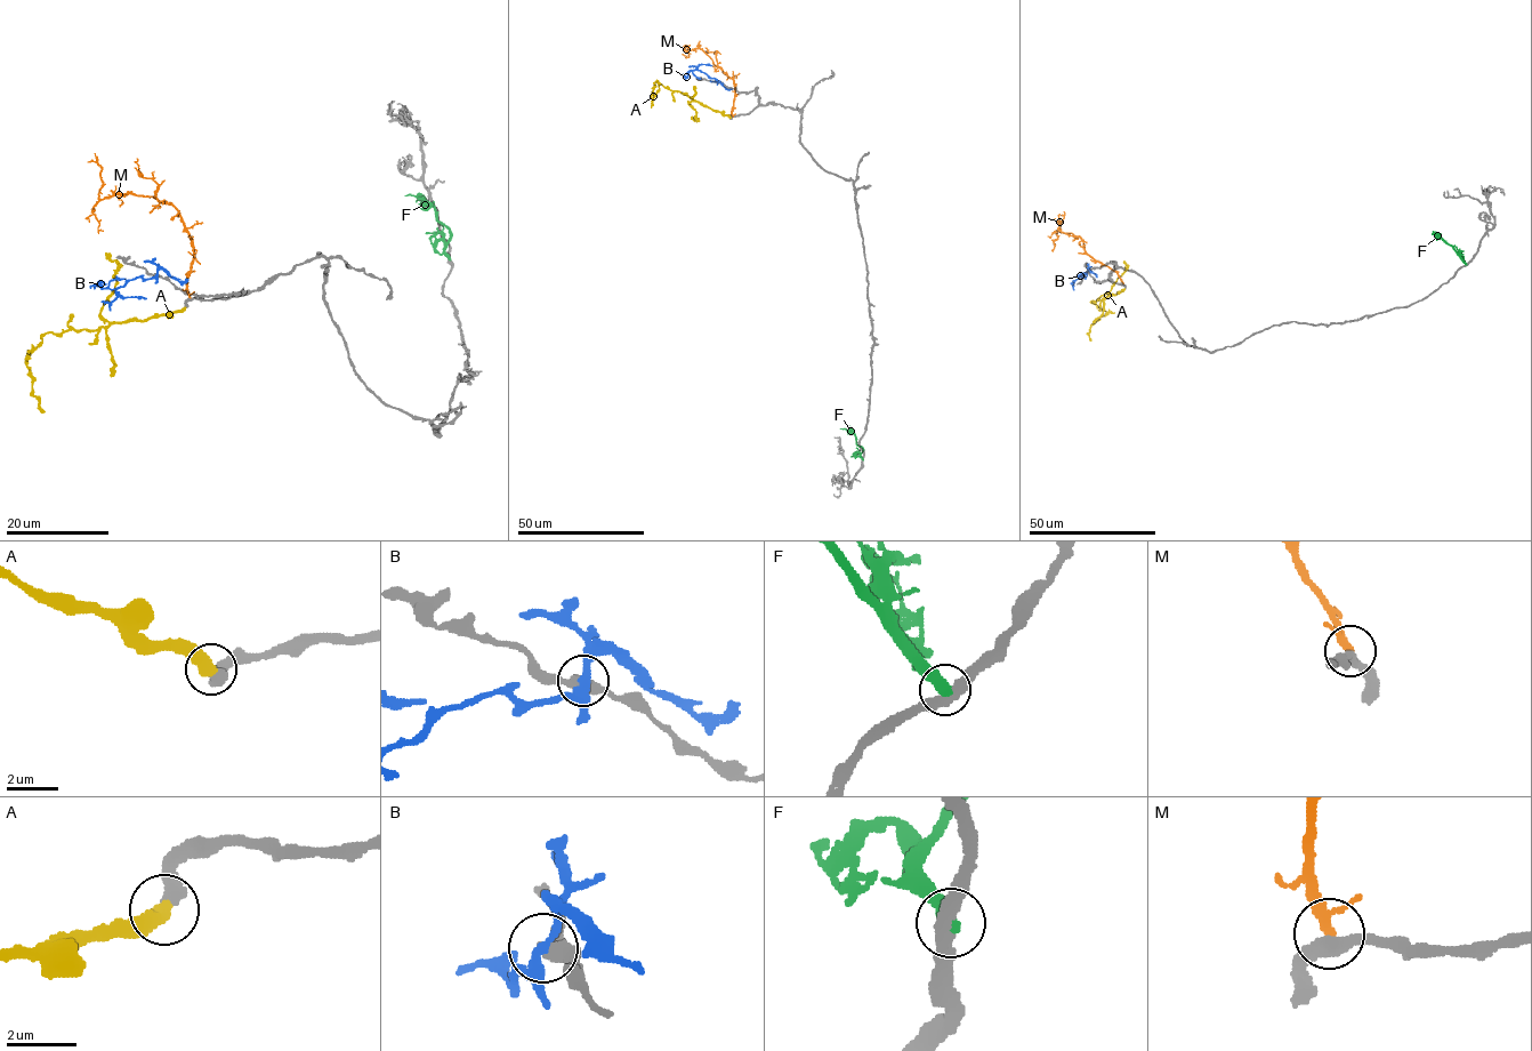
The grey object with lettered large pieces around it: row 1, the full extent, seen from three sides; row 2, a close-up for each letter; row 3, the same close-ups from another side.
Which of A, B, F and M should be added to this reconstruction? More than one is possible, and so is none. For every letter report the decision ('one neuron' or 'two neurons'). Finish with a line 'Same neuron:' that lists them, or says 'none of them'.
A: one neuron
B: two neurons
F: two neurons
M: two neurons
Same neuron: A

